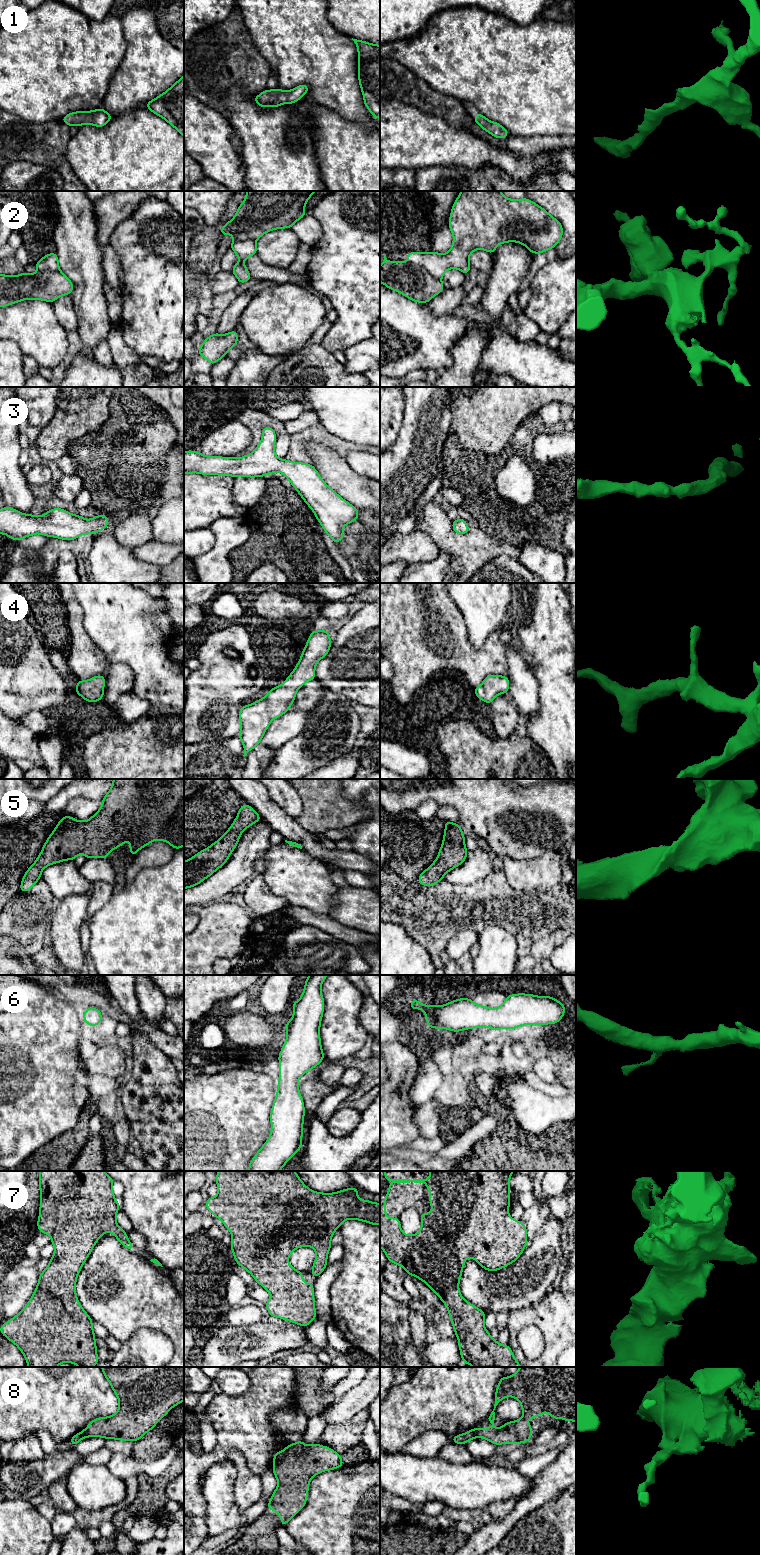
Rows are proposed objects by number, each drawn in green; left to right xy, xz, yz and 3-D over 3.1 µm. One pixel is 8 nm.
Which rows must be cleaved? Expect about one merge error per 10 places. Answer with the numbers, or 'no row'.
2, 8

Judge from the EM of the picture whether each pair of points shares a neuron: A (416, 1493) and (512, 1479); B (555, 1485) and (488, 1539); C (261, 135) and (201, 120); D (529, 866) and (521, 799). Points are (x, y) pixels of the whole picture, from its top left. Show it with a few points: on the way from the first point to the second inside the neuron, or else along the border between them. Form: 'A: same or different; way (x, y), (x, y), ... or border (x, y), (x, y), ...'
A: same; way (440, 1484), (488, 1484)
B: same; way (538, 1495), (505, 1525)
C: different; border (220, 112), (240, 140), (241, 150)
D: different; border (550, 850), (534, 858), (513, 859), (505, 857)

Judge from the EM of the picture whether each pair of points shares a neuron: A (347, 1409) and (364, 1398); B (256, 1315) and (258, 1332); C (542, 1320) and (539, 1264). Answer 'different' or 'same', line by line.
A: same
B: different
C: different

